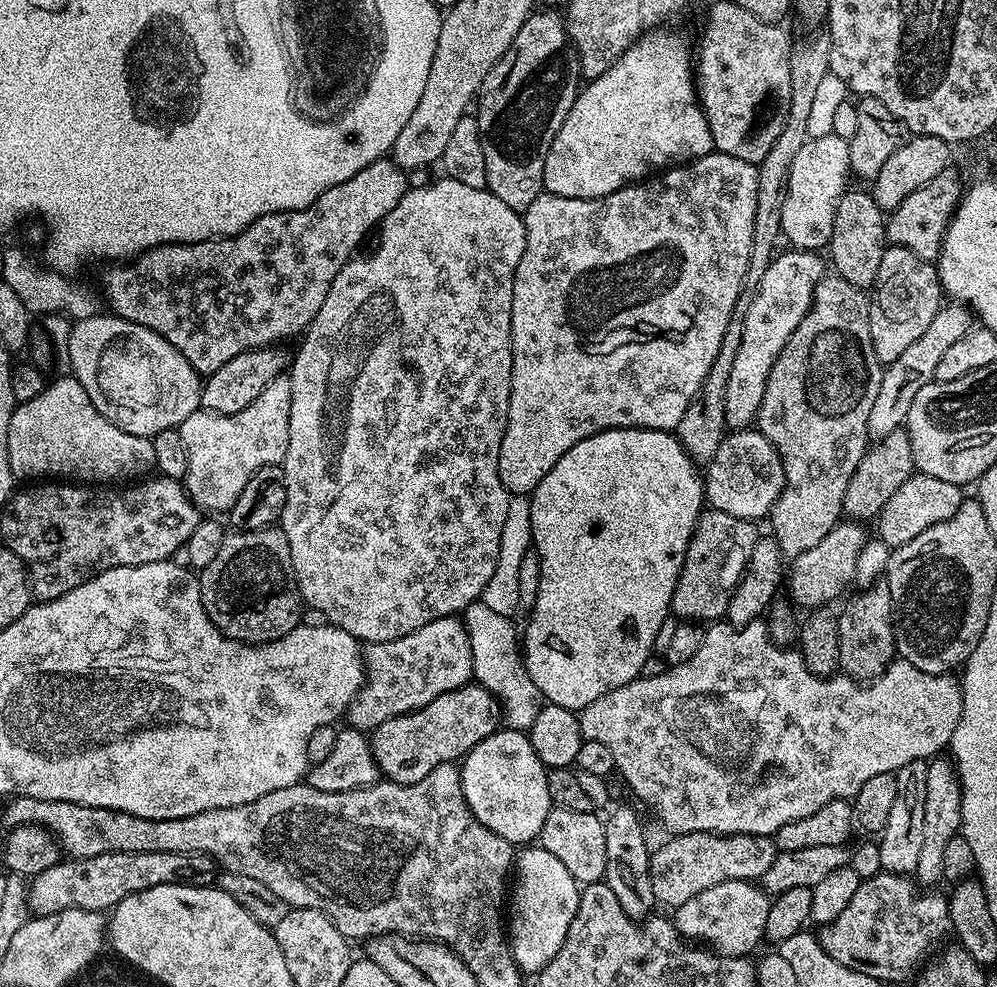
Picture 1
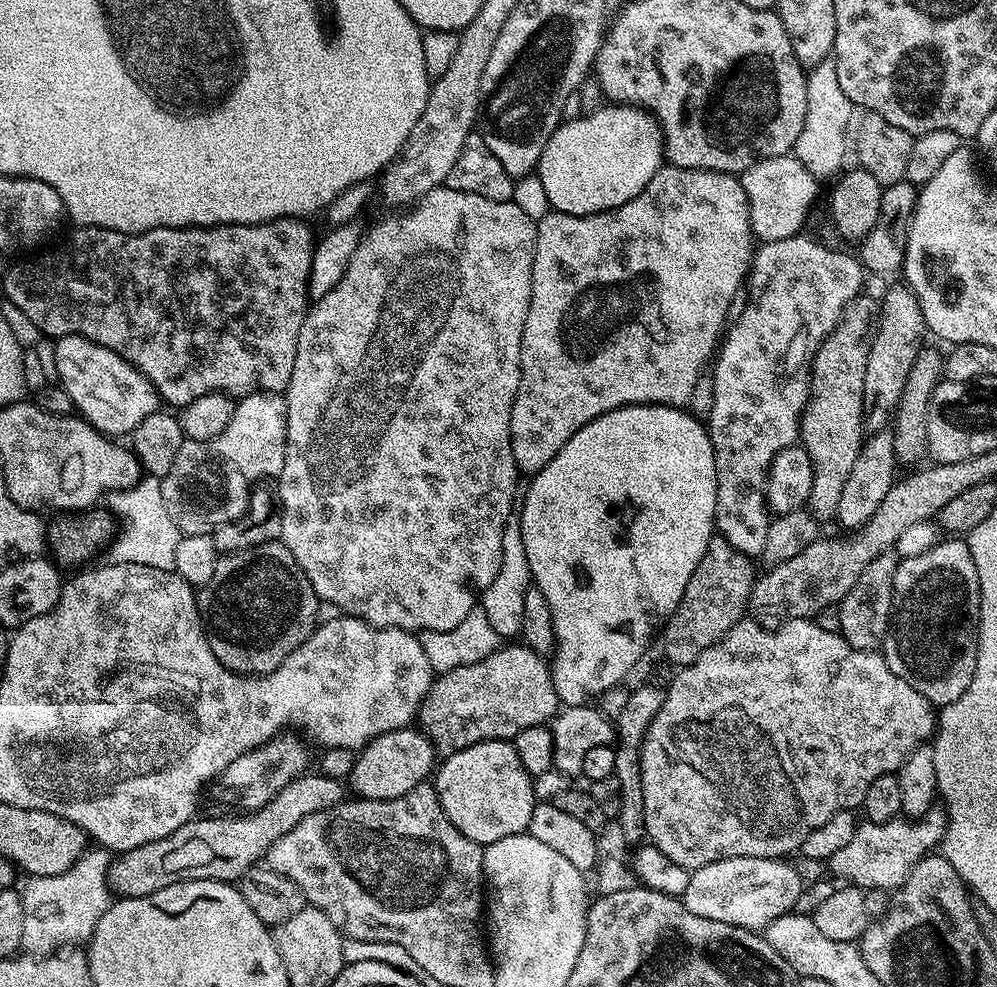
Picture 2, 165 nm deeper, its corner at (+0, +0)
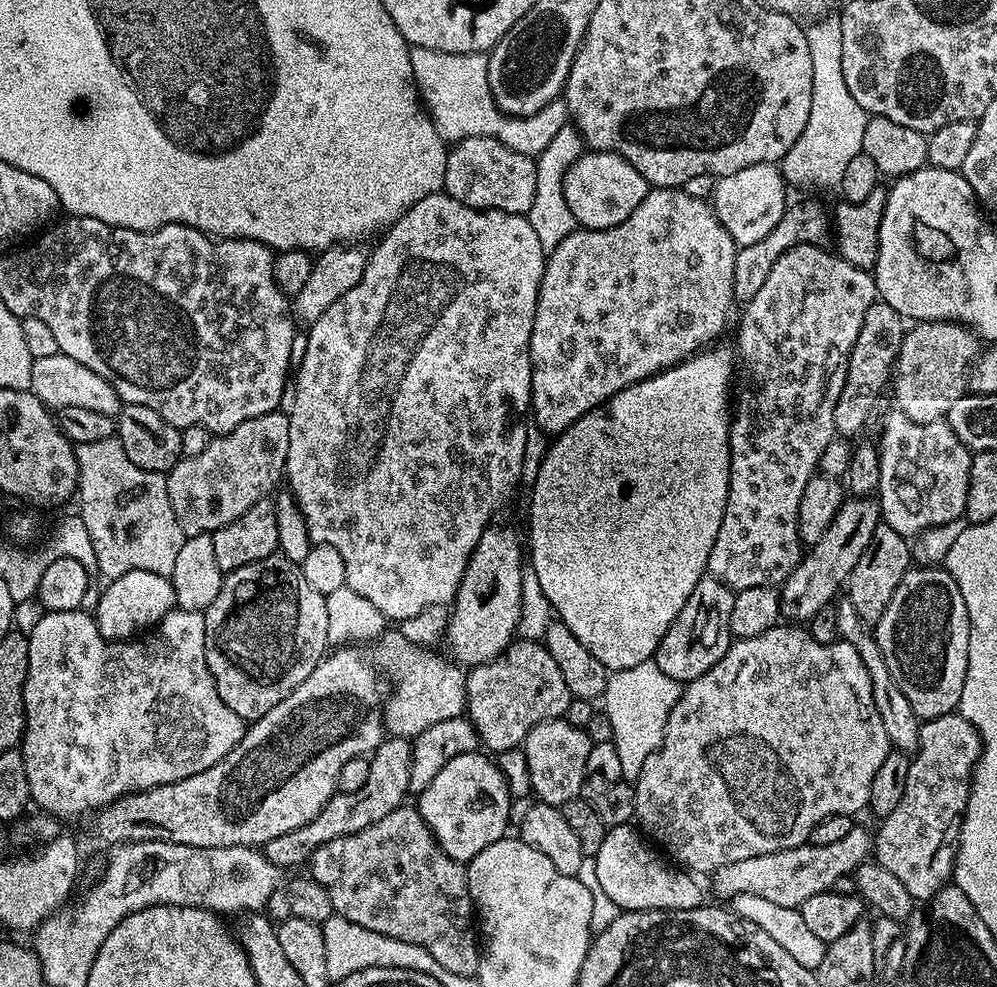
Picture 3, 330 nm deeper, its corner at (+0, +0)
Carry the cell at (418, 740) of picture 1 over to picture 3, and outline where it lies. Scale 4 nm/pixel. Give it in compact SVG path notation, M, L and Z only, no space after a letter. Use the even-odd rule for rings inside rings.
M513 640L507 652L490 662L475 665L464 681L467 719L476 727L481 745L492 754L521 747L526 734L538 722L561 719L574 699L554 658L550 658L543 643L534 640Z

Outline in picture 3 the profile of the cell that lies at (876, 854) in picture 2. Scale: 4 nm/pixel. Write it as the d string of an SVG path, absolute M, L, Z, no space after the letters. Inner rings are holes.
M959 711L923 721L910 774L906 774L906 794L902 794L894 814L883 817L880 829L875 829L875 863L894 874L916 902L931 900L953 879L972 770L981 751L978 730Z

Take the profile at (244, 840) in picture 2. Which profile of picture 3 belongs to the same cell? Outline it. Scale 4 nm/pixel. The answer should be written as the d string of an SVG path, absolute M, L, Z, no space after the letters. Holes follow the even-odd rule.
M388 736L371 753L370 774L366 777L362 790L337 792L330 798L328 805L304 826L298 826L298 830L290 830L290 834L281 834L280 837L263 844L264 856L282 870L296 868L299 864L307 865L318 846L346 834L358 834L358 830L366 830L366 826L374 826L374 822L386 818L390 810L405 803L404 796L409 795L411 761L412 740L406 736Z

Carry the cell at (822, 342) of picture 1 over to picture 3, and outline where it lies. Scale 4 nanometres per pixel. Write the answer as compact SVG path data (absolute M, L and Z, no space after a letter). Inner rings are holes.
M877 302L870 306L870 310L866 310L866 318L862 318L862 330L858 330L854 350L848 359L846 382L834 406L834 426L841 437L853 438L867 426L880 400L880 391L893 379L905 331L906 320L897 305L895 308L892 304Z

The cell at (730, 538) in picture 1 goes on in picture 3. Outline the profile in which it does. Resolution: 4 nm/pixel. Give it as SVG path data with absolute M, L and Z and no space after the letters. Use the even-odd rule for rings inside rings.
M706 574L694 586L694 594L686 598L686 606L678 610L678 618L666 630L662 642L655 654L656 665L662 674L670 678L687 682L694 678L702 678L714 662L726 654L734 639L730 630L730 614L734 610L736 592L728 588L721 580L715 580L711 574Z

